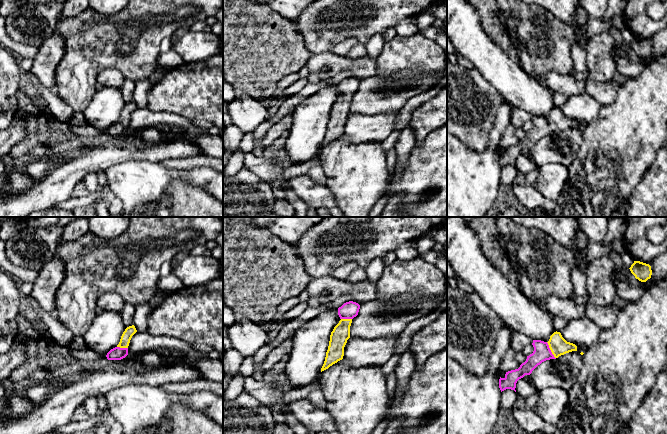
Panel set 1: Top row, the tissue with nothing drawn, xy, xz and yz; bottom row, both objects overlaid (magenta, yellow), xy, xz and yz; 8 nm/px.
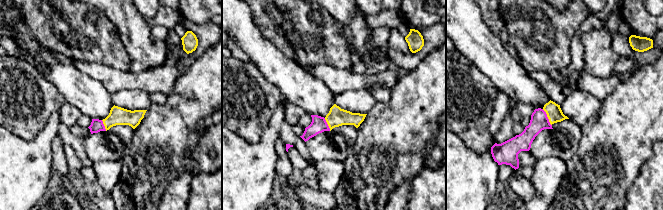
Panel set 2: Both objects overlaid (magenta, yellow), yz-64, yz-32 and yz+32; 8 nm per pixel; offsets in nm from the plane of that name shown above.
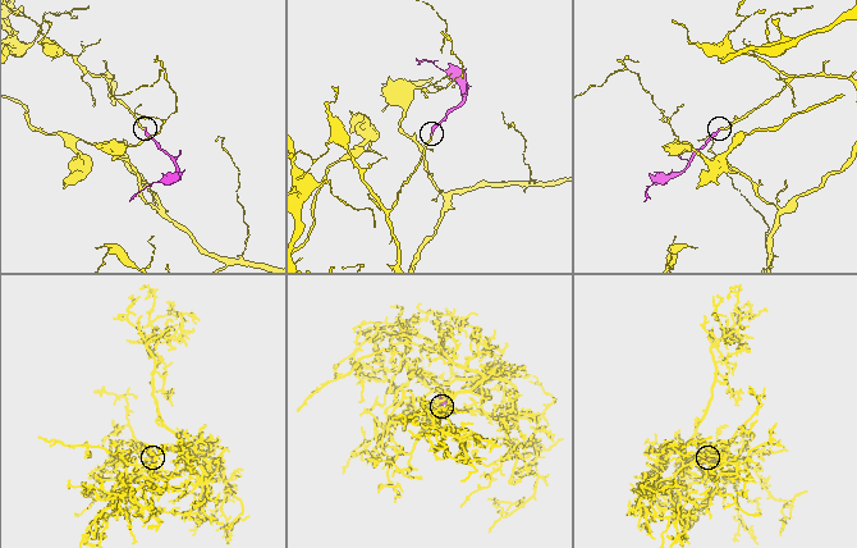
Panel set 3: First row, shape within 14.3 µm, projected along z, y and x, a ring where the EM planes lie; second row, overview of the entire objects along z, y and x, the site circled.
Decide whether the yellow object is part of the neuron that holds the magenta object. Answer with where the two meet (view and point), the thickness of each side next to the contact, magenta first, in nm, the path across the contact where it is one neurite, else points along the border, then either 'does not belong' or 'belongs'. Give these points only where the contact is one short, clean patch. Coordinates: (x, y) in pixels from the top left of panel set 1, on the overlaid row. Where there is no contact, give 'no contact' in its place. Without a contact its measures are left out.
yz (550, 350) | 140/150 nm | across yz (542, 352), (550, 350), (558, 345) | belongs

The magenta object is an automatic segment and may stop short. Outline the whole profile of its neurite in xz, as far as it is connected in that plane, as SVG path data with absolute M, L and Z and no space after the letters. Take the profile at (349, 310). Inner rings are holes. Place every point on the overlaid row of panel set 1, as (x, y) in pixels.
M349 301L338 308L339 323L334 327L330 335L330 341L321 372L343 359L344 347L350 338L350 326L352 319L358 315L360 305Z

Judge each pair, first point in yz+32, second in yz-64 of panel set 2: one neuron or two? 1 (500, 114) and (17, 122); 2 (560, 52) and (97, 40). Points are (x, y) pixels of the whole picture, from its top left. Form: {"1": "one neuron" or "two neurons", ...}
{"1": "two neurons", "2": "one neuron"}

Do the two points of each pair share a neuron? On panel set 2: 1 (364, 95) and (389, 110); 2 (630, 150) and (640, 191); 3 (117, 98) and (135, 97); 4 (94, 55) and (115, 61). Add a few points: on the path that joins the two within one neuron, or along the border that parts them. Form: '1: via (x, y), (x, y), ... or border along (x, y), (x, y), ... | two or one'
1: border along (377, 101), (367, 114) | two
2: border along (650, 156), (628, 188), (626, 197) | two
3: via (121, 98), (131, 98) | one
4: via (99, 55), (110, 56) | one

